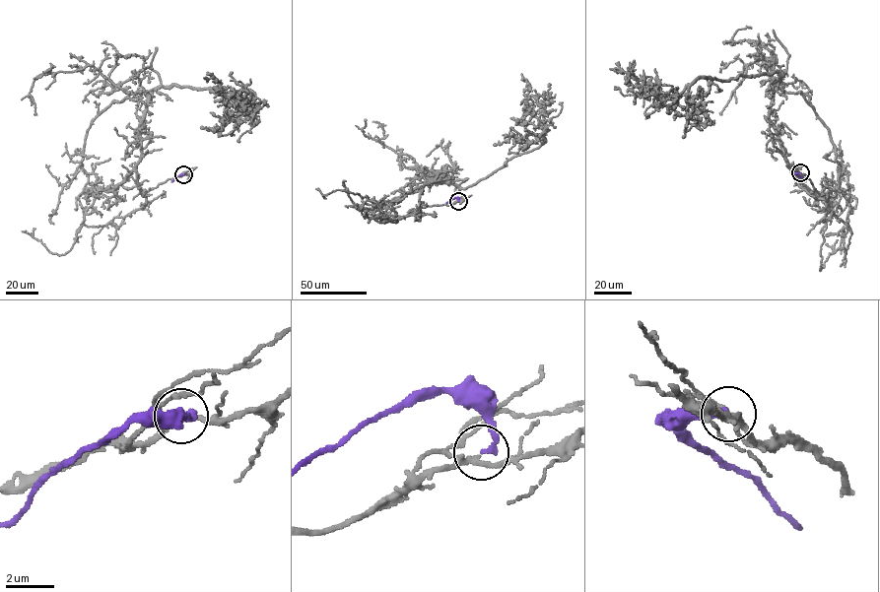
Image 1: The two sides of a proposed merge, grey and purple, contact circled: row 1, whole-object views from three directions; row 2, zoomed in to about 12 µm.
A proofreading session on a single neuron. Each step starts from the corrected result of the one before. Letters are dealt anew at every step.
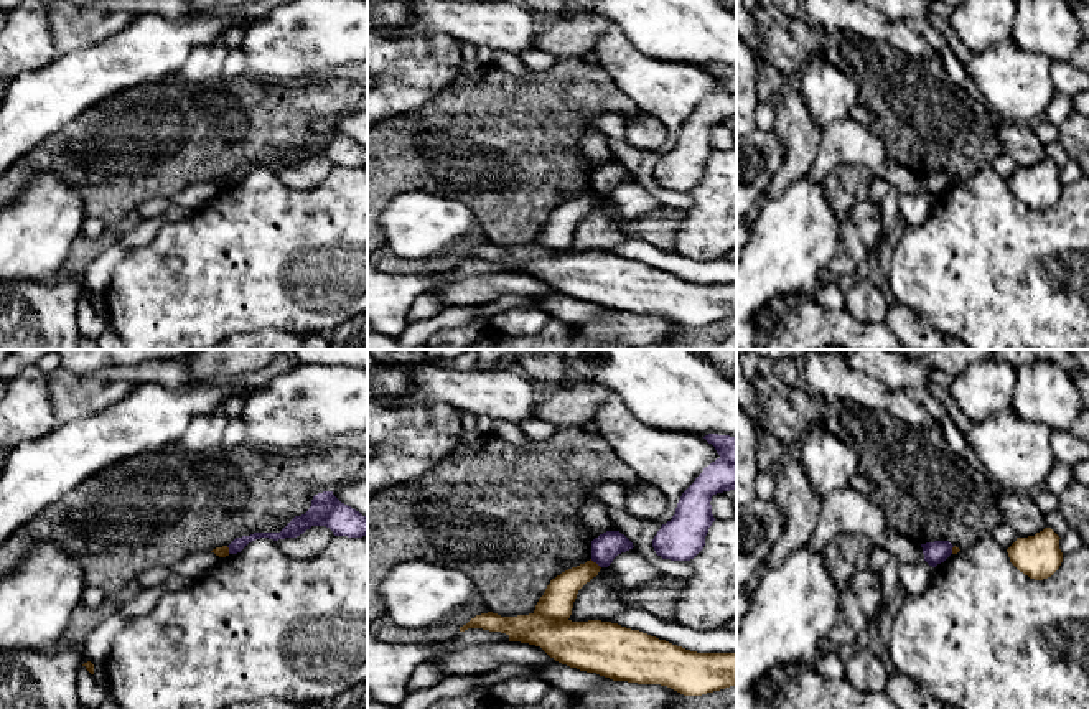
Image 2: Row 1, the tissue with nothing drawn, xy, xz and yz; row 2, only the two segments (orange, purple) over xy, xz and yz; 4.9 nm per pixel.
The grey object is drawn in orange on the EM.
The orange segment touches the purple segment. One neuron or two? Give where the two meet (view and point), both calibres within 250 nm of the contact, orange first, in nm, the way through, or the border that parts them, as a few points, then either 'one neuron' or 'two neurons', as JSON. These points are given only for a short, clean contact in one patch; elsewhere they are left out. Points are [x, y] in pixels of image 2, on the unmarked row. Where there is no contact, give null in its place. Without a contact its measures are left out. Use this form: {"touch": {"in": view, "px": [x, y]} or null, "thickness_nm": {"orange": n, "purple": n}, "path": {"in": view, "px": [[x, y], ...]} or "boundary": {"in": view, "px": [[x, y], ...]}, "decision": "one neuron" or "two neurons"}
{"touch": {"in": "xz", "px": [595, 193]}, "thickness_nm": {"orange": 150, "purple": 140}, "boundary": {"in": "xz", "px": [[590, 190], [600, 198]]}, "decision": "two neurons"}

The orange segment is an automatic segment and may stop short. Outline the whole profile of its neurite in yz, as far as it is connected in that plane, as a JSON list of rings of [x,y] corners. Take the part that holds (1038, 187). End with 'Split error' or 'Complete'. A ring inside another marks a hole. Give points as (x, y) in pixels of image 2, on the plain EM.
[[[1045,158],[1035,167],[1017,168],[1007,180],[1010,193],[1030,209],[1048,209],[1063,193],[1059,170],[1051,158]]]. Complete

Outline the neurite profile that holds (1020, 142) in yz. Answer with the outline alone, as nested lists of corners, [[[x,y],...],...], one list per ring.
[[[995,119],[992,127],[1002,145],[1002,153],[1008,155],[1018,168],[1035,167],[1046,158],[1045,145],[1031,125],[1017,125]]]

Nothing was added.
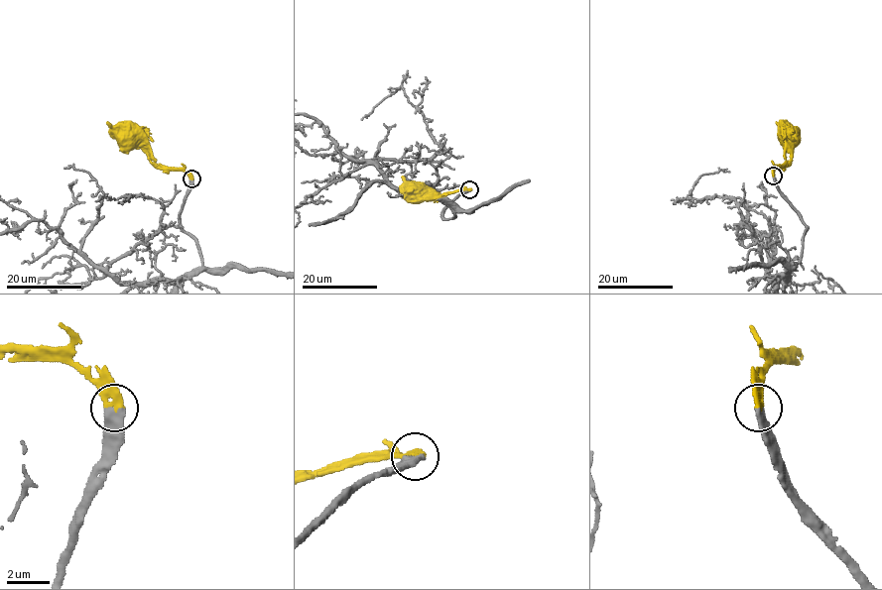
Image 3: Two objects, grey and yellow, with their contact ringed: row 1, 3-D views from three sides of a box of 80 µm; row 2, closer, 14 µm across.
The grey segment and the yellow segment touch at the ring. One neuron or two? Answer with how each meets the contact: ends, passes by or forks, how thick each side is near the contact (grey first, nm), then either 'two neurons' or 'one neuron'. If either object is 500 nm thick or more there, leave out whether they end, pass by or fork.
grey ends there; yellow ends there; 400 nm thick on the grey side, 400 nm on the other; one neuron

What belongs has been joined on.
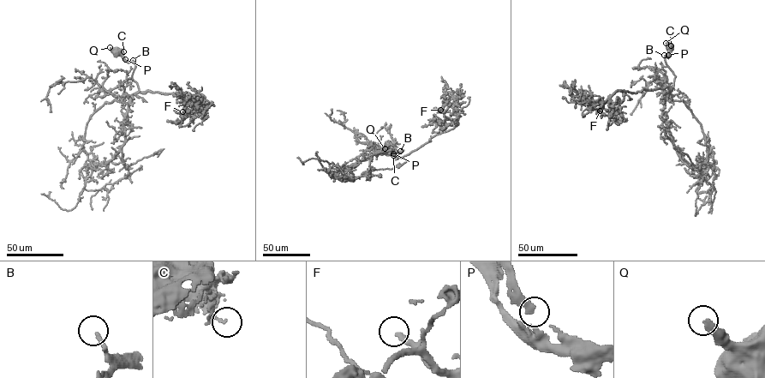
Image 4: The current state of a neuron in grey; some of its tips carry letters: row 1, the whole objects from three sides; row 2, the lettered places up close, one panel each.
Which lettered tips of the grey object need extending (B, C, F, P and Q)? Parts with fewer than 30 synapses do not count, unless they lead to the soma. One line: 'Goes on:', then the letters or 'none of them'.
Goes on: F

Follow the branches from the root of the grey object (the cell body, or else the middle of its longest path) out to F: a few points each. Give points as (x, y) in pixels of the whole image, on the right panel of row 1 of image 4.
F: (669, 47), (665, 60), (675, 76), (672, 87), (617, 91), (611, 97), (609, 110), (600, 110)

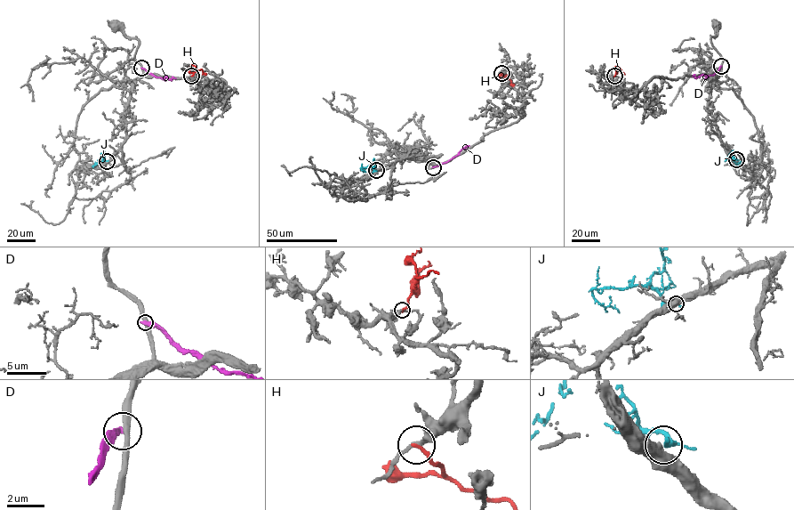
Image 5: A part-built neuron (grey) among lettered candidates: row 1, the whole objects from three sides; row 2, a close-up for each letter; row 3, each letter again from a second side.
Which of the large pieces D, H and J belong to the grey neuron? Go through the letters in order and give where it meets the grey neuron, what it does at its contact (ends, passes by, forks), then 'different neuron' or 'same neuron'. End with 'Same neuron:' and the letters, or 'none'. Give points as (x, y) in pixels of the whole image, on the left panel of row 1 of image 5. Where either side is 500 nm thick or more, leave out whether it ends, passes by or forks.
D: contact (141, 68); it ends; different neuron
H: contact (191, 76); it ends; different neuron
J: contact (107, 161); it ends; same neuron
Same neuron: J

